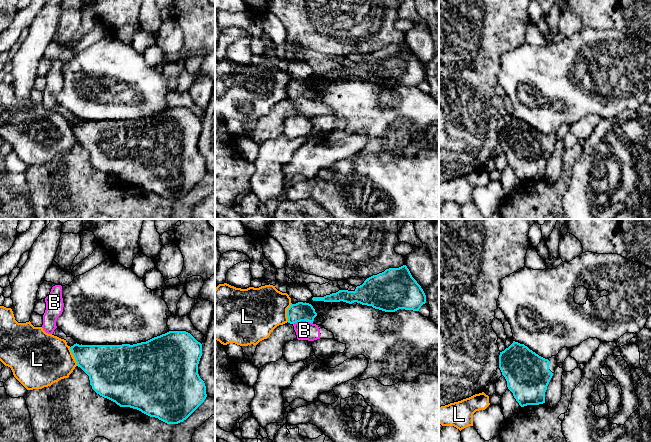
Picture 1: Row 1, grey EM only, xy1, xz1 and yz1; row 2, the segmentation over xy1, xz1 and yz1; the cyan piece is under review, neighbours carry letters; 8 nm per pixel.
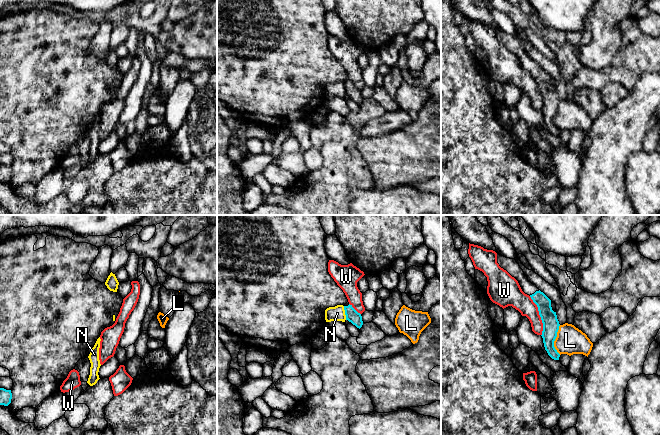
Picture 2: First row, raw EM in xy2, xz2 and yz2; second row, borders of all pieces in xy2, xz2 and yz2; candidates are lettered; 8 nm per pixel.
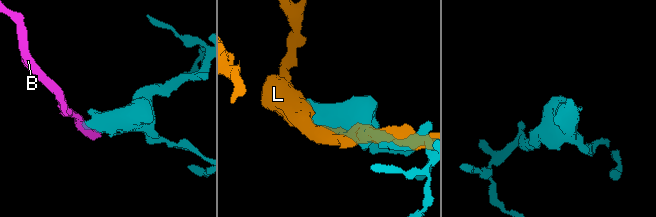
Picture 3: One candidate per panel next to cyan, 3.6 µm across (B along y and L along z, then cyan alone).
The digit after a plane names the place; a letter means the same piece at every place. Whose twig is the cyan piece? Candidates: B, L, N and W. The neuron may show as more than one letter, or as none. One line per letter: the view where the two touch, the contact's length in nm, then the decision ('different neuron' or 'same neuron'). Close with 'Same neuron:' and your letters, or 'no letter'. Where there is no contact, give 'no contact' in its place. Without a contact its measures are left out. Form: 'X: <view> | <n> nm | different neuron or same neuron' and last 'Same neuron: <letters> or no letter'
B: xz1 | 160 nm | same neuron
L: yz2 | 240 nm | different neuron
N: xz2 | 110 nm | different neuron
W: yz2 | 340 nm | different neuron
Same neuron: B

